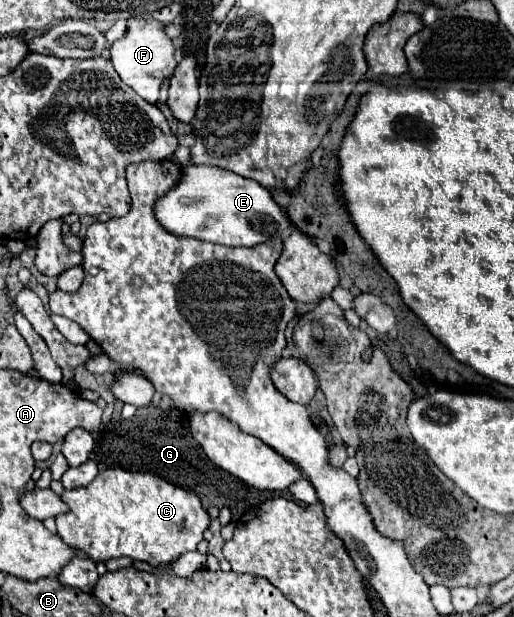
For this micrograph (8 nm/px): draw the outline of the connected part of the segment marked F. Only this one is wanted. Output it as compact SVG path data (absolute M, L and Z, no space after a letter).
M130 18L124 38L116 40L110 46L110 60L122 82L128 84L138 96L142 96L150 104L156 104L158 100L160 80L166 80L178 64L172 40L166 36L162 22L152 18Z

